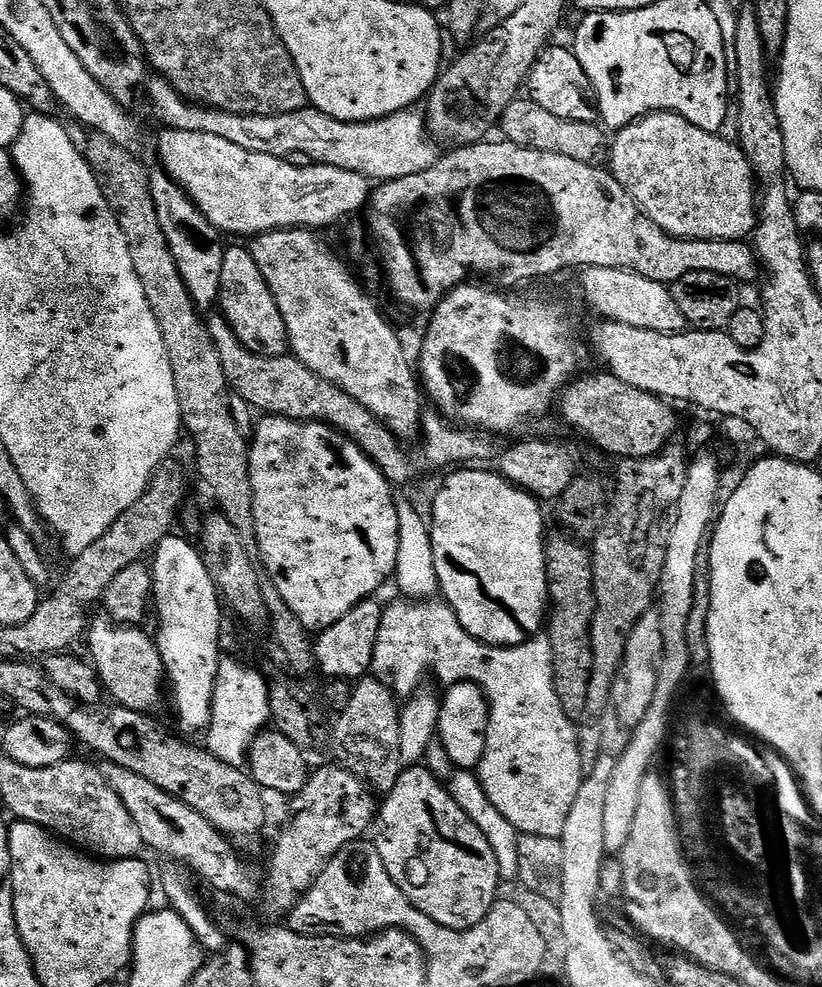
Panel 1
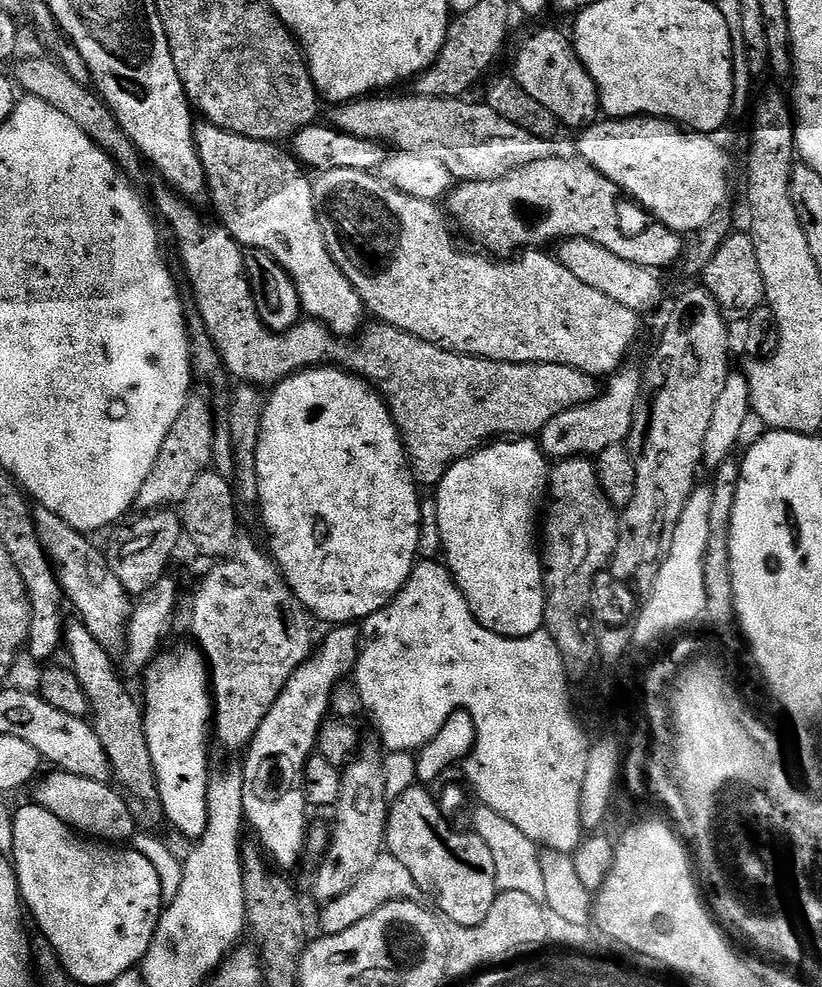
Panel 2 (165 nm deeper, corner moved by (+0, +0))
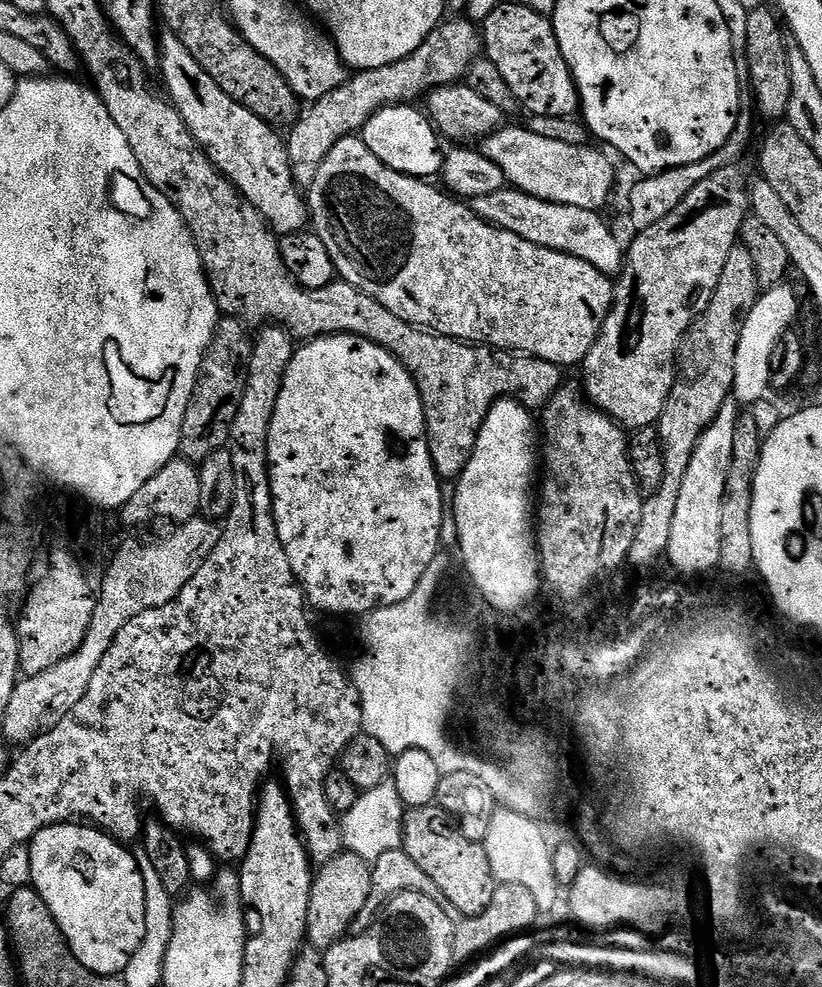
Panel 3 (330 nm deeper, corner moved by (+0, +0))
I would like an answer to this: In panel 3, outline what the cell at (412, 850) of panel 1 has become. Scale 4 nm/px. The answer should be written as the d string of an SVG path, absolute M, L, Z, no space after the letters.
M429 806L405 811L402 850L414 858L416 865L434 881L434 886L442 890L444 900L457 908L459 915L477 916L490 906L498 887L490 870L490 858L486 858L483 844L470 842L470 838L449 823L442 809Z

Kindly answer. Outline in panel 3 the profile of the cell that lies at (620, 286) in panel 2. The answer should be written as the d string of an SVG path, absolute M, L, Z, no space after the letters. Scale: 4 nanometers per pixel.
M506 186L494 194L475 197L470 207L487 224L493 224L495 228L501 228L510 234L518 234L518 238L534 242L534 246L580 258L582 262L588 262L590 266L594 266L594 270L600 270L609 278L619 277L620 269L624 267L625 245L620 245L619 238L608 229L608 224L600 212L546 202L542 198L519 192L511 186Z

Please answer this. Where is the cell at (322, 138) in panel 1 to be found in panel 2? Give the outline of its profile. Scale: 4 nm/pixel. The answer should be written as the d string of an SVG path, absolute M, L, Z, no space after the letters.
M409 94L409 96L394 96L390 100L380 100L384 98L361 98L359 100L350 100L347 104L342 104L333 107L332 120L330 120L331 127L336 128L340 132L344 132L346 135L354 135L359 139L376 141L379 144L385 146L391 146L393 149L401 152L413 152L414 154L420 154L422 156L429 156L434 158L438 162L442 162L442 166L446 166L446 170L450 170L453 181L463 182L465 180L497 180L502 178L506 174L511 172L517 172L520 168L530 166L534 162L539 160L546 160L549 156L553 155L554 148L551 143L542 138L538 138L534 134L530 134L526 130L522 130L518 126L514 126L514 122L506 122L506 118L502 118L498 114L494 114L494 110L490 110L490 106L487 102L480 102L480 104L467 104L467 99L457 98L454 100L431 100L425 96L418 96L415 94Z

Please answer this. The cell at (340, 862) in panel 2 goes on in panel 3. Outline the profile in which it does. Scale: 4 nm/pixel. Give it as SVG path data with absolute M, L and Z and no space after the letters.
M341 851L330 862L319 865L310 890L310 910L306 914L307 943L317 950L326 950L348 936L354 918L366 906L372 889L372 869L369 861L358 858L358 854Z

